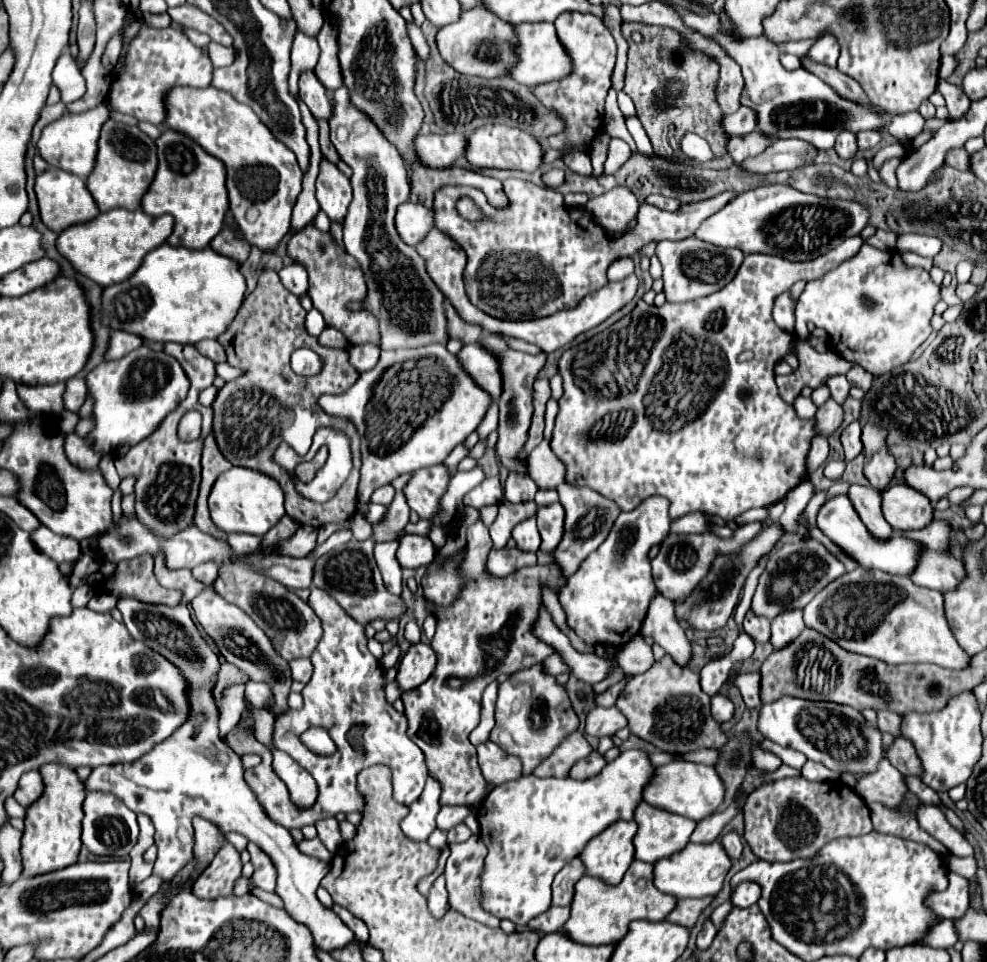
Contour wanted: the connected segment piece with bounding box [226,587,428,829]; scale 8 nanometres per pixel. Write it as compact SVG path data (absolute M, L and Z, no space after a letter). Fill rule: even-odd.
M312 589L308 605L314 609L314 613L318 615L318 619L322 621L322 639L318 643L318 647L312 653L312 665L314 665L314 675L310 679L310 683L304 687L304 707L300 711L286 711L284 715L280 715L274 723L274 745L282 751L286 751L300 767L304 767L306 771L310 771L310 775L316 779L318 783L318 799L310 809L298 809L288 795L288 789L284 785L284 781L272 771L272 757L264 755L264 745L260 745L254 737L250 737L250 741L234 741L234 729L228 733L226 741L230 743L230 747L240 755L240 753L256 753L262 757L262 763L256 765L254 769L244 771L244 781L248 783L248 787L254 791L256 799L260 801L262 809L266 811L266 815L286 827L286 829L300 829L304 825L314 825L320 819L326 817L334 817L338 813L350 813L350 811L358 811L362 809L362 797L358 797L356 793L356 775L372 765L386 765L392 771L392 791L394 791L394 801L402 803L402 805L410 805L414 803L422 789L424 789L424 781L428 777L428 767L424 763L424 753L406 737L406 717L402 713L398 713L384 695L384 671L380 661L368 651L366 647L366 635L364 635L364 625L360 625L358 621L354 621L340 605L338 601L322 591L322 589ZM310 727L324 727L328 731L328 735L332 737L334 745L336 745L336 753L332 755L316 755L310 753L310 749L304 747L300 735L310 729Z

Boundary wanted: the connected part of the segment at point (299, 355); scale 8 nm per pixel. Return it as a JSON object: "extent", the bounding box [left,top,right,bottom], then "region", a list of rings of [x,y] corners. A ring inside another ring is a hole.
{"extent":[292,349,322,375],"region":[[[298,349],[292,355],[292,369],[298,375],[316,375],[322,369],[322,359],[312,349]]]}

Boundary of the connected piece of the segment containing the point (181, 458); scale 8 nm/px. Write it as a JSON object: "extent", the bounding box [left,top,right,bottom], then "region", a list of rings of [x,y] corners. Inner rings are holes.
{"extent":[114,343,214,533],"region":[[[164,343],[164,351],[172,357],[176,357],[188,379],[190,379],[190,391],[188,397],[158,425],[158,429],[134,445],[126,457],[116,457],[114,465],[120,477],[134,475],[136,481],[136,513],[144,525],[150,525],[156,533],[176,533],[178,529],[186,529],[186,525],[192,523],[194,511],[196,511],[196,497],[198,497],[198,485],[200,485],[200,457],[202,457],[202,445],[206,435],[212,431],[212,409],[198,403],[198,393],[212,385],[214,381],[214,363],[206,357],[202,357],[194,345],[178,345],[178,343]],[[190,409],[196,409],[202,413],[202,433],[198,441],[180,441],[176,435],[178,421],[182,415]]]}

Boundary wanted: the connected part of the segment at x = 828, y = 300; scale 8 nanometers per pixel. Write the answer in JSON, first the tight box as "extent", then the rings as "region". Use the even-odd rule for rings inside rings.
{"extent":[794,243,940,375],"region":[[[864,243],[856,257],[852,257],[850,261],[844,261],[838,269],[832,269],[832,271],[826,273],[824,277],[806,283],[804,293],[798,297],[798,305],[796,305],[796,329],[794,329],[794,331],[796,331],[796,335],[798,335],[798,333],[804,335],[804,325],[806,325],[806,323],[814,323],[816,327],[820,327],[820,329],[824,329],[824,331],[828,333],[830,349],[832,349],[834,353],[838,353],[838,355],[840,355],[842,359],[846,359],[846,361],[852,361],[852,363],[856,361],[858,365],[862,365],[866,371],[870,371],[870,373],[874,373],[874,375],[882,375],[882,373],[886,373],[886,371],[890,371],[890,369],[894,369],[894,367],[898,367],[898,365],[904,365],[904,363],[910,359],[910,355],[914,353],[914,349],[916,349],[920,343],[924,343],[924,341],[928,339],[928,335],[932,333],[930,319],[932,319],[932,315],[934,315],[934,305],[936,305],[938,301],[940,301],[940,287],[930,281],[928,271],[924,271],[924,269],[906,269],[906,265],[902,265],[902,261],[898,261],[896,251],[880,251],[880,249],[874,249],[874,247],[870,247],[868,243]],[[866,301],[870,301],[872,307],[868,307]]]}

